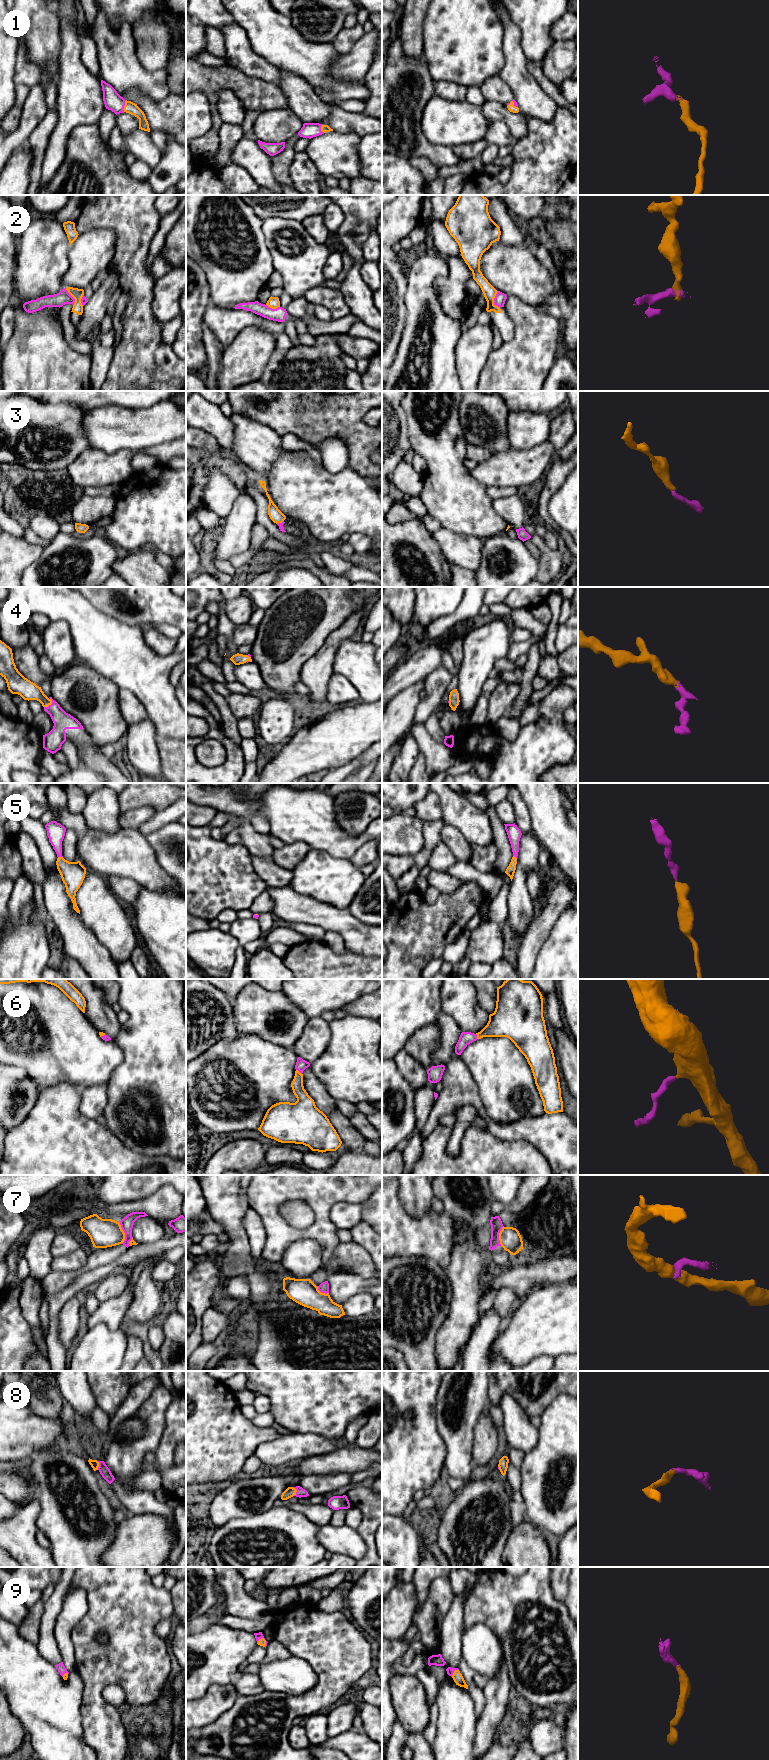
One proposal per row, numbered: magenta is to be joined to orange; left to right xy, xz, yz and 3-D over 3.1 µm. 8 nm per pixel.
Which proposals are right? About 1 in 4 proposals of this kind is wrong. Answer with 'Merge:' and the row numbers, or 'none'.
Merge: 1, 3, 4, 5, 6, 8, 9

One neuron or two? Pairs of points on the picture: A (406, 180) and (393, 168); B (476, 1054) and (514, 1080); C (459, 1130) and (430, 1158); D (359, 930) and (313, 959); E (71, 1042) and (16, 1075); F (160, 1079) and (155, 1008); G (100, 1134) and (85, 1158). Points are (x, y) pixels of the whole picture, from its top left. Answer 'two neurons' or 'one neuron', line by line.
A: one neuron
B: one neuron
C: two neurons
D: two neurons
E: two neurons
F: one neuron
G: one neuron

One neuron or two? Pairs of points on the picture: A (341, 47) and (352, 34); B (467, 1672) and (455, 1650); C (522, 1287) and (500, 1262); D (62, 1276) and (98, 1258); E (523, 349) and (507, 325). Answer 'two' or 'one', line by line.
A: one
B: two
C: two
D: one
E: two

